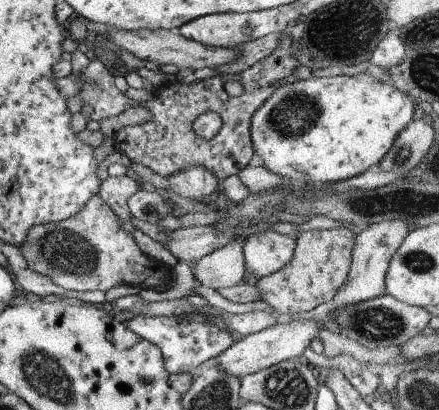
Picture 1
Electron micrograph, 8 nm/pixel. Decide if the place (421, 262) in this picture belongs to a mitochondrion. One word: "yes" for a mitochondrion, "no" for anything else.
yes

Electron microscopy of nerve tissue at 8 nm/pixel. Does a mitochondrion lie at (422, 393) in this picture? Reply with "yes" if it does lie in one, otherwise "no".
yes

